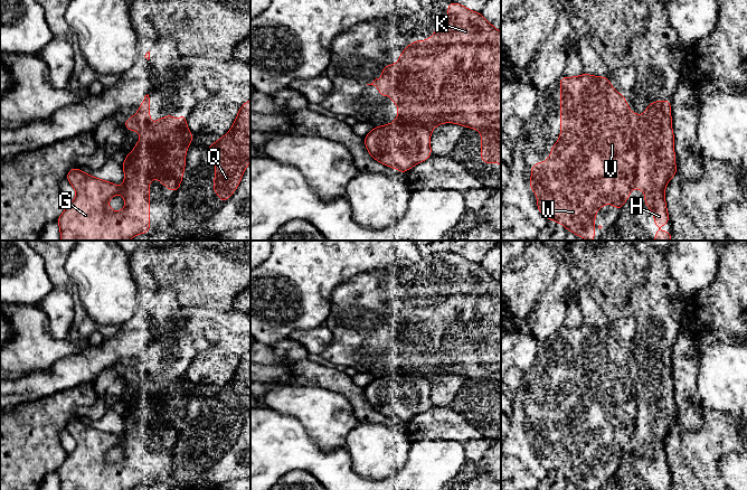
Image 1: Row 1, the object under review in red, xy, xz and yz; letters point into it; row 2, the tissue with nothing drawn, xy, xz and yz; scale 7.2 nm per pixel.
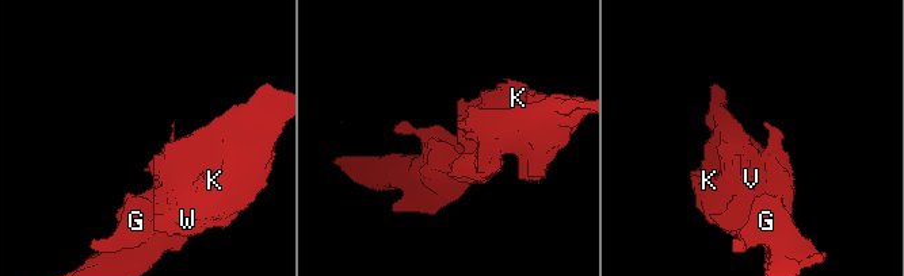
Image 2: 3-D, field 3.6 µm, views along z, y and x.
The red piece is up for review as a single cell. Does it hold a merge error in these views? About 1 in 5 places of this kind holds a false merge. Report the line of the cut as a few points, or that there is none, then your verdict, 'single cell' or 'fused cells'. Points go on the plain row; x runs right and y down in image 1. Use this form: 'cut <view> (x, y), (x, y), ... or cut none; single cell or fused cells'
cut xy (187, 378), (167, 398), (157, 398), (151, 392), (139, 412); fused cells

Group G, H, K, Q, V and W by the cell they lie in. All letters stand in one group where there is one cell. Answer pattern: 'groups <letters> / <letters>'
groups G H / K Q V W

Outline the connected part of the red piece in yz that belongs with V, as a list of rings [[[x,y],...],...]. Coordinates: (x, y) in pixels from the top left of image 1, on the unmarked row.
[[[583,323],[576,328],[562,326],[559,331],[560,389],[551,396],[547,412],[531,416],[529,440],[536,443],[536,458],[548,471],[556,471],[580,489],[594,490],[596,455],[599,455],[599,463],[608,453],[616,461],[622,460],[634,434],[634,414],[639,412],[639,401],[634,394],[634,383],[630,380],[631,361],[626,348],[611,336],[608,327],[598,328]]]

